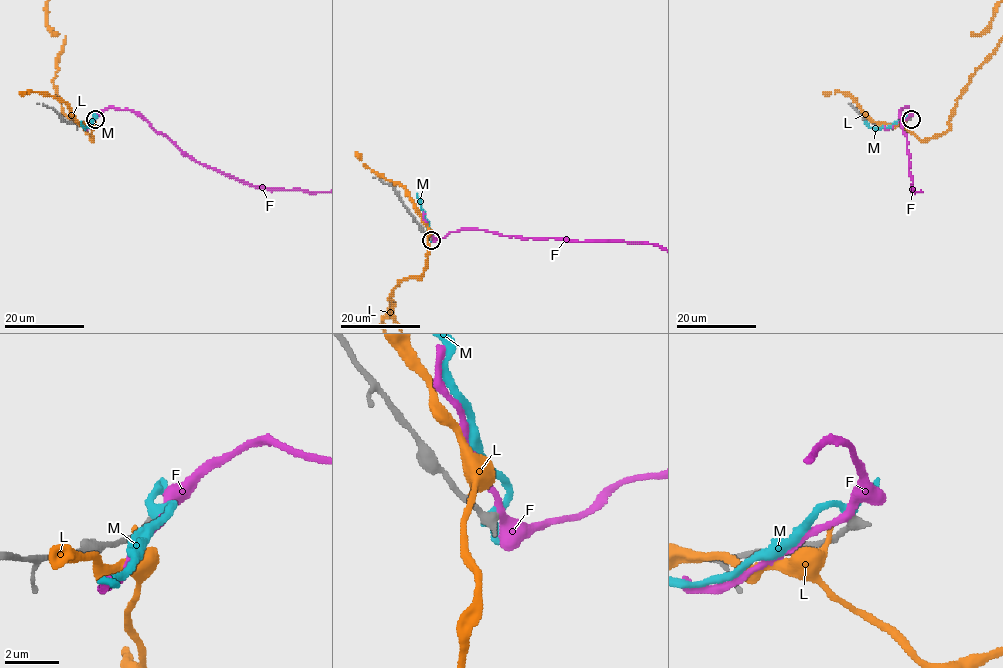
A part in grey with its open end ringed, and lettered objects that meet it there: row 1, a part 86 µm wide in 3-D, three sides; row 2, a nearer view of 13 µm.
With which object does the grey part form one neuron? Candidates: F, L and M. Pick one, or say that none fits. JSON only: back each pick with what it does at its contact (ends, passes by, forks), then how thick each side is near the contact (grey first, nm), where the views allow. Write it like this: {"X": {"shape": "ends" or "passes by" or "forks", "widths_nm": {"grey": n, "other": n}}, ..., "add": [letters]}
{"add": []}

